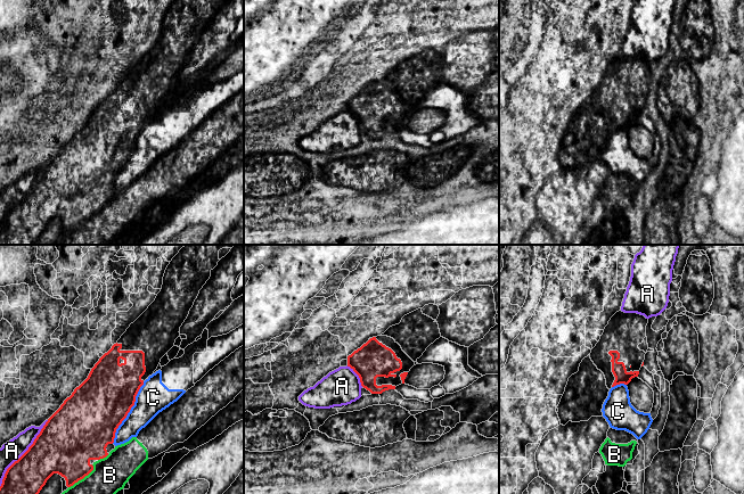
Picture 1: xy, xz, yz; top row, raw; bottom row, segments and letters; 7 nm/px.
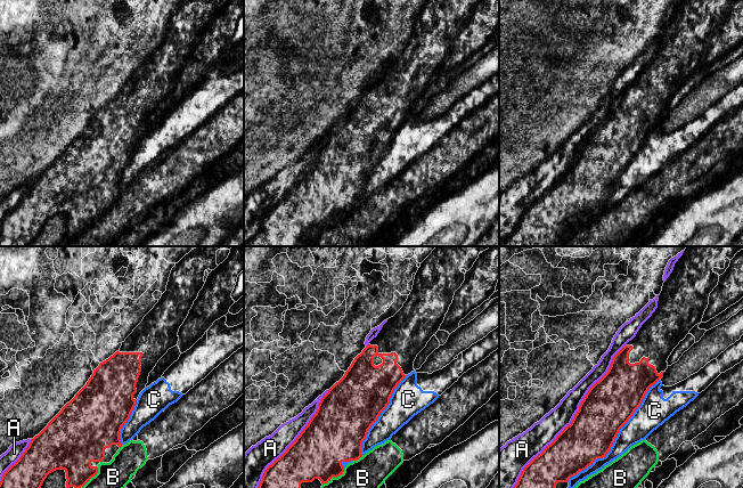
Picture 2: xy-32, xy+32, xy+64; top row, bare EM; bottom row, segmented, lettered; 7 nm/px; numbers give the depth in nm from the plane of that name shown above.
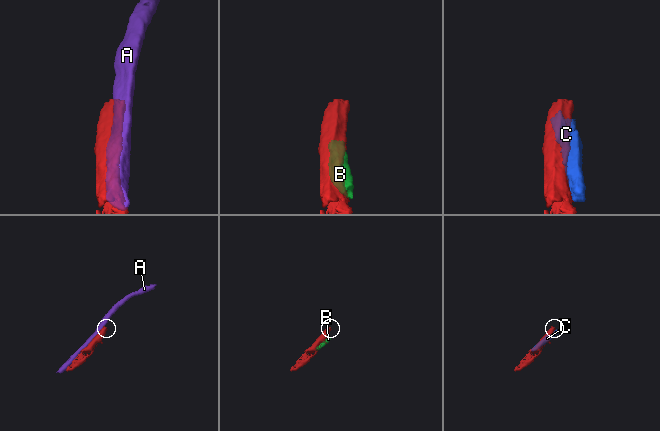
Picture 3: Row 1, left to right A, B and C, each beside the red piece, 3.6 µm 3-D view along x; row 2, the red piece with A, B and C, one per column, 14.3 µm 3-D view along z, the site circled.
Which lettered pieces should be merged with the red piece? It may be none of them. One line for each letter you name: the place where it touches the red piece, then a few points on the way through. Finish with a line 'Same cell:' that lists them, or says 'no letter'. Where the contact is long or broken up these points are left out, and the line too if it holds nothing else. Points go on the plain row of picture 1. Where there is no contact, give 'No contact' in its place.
Same cell: no letter

